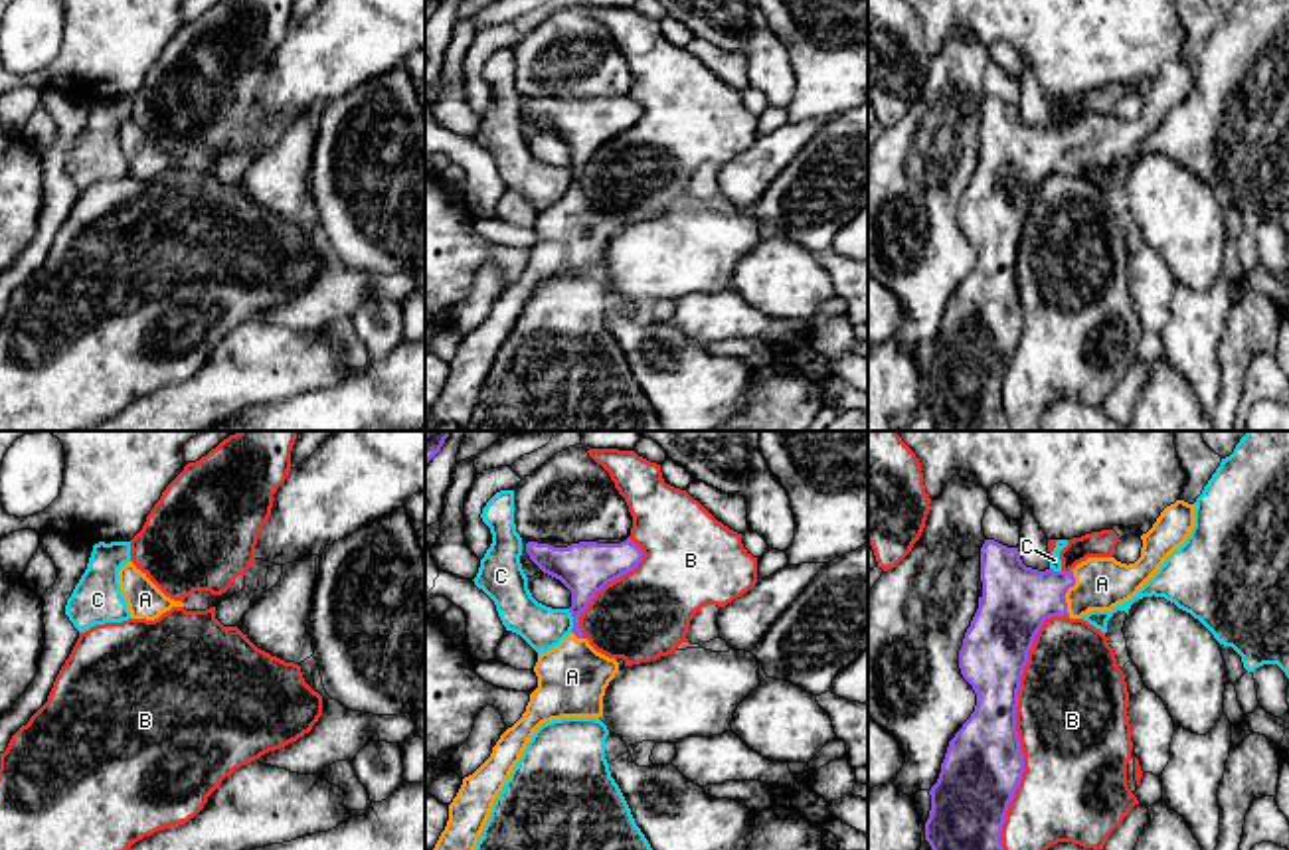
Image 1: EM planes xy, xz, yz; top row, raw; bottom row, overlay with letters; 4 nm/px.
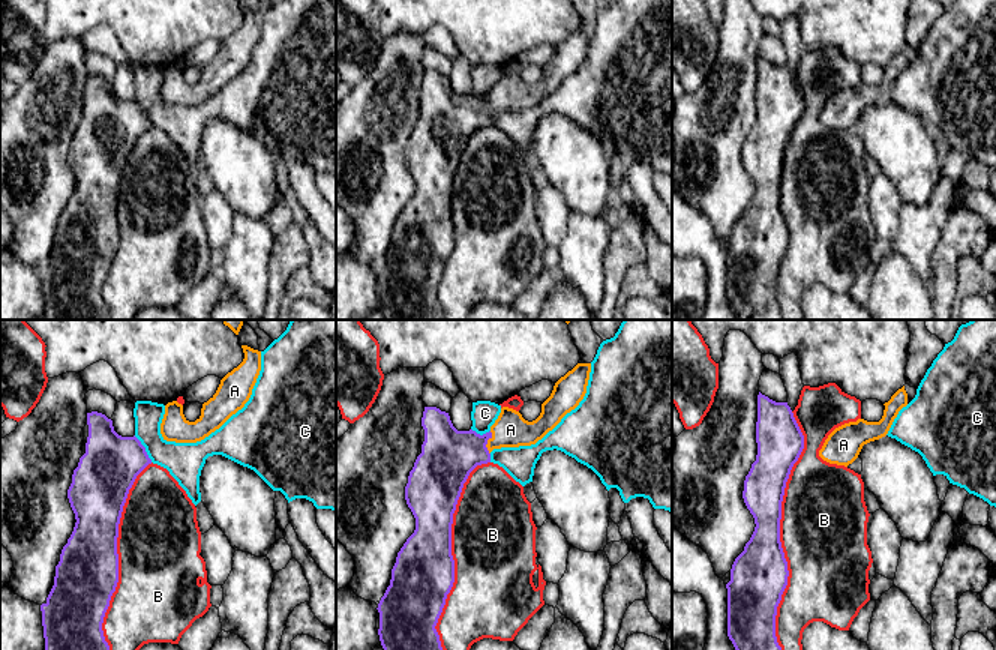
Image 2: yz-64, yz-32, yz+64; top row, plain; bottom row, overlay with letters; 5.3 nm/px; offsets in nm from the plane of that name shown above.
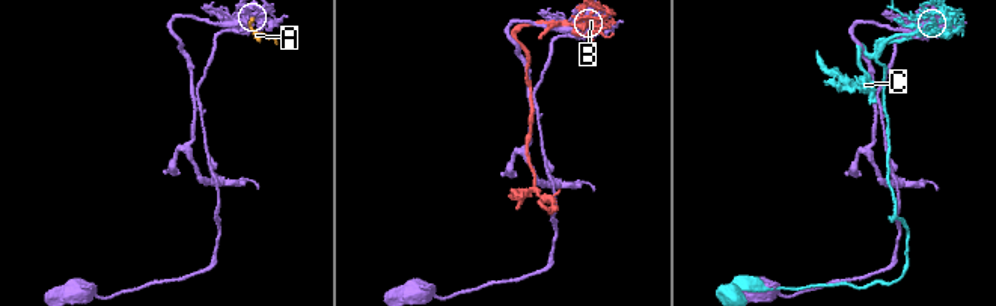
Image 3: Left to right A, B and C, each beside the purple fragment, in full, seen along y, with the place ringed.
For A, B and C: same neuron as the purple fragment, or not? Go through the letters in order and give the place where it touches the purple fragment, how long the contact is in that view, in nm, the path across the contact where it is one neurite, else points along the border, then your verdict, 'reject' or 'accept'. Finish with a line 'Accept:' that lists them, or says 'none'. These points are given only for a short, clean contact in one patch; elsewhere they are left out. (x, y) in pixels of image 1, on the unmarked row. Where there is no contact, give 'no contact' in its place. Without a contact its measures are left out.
A: yz (1066, 149) | 190 nm | across yz (1017, 157), (1066, 149), (1102, 141) | accept
B: yz (1017, 293) | 1050 nm | reject
C: xz (574, 178) | 100 nm | reject
Accept: A

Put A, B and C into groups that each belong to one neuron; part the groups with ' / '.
A / B / C

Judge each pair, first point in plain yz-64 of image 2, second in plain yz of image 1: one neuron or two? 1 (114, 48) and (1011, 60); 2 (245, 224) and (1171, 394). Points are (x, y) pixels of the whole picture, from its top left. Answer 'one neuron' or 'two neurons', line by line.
1: one neuron
2: two neurons

